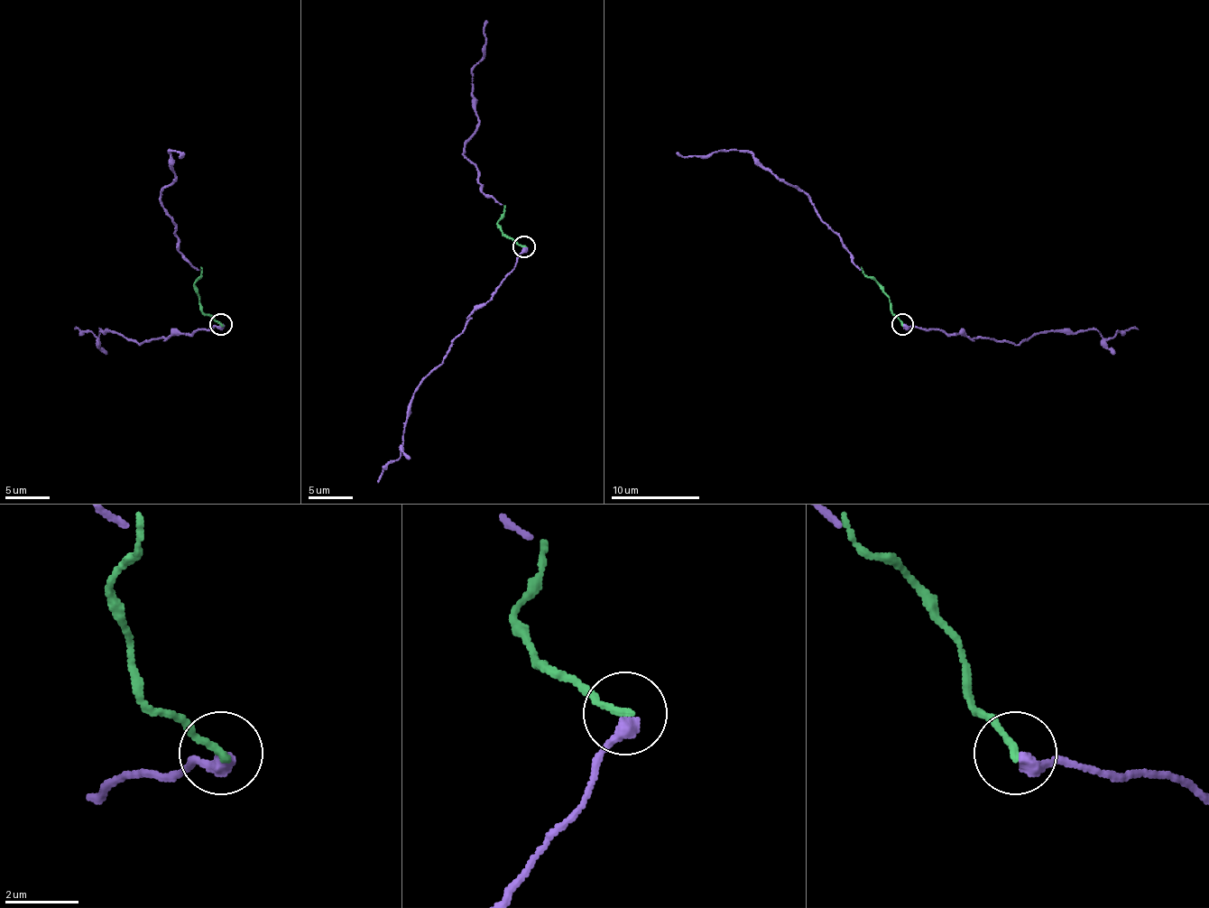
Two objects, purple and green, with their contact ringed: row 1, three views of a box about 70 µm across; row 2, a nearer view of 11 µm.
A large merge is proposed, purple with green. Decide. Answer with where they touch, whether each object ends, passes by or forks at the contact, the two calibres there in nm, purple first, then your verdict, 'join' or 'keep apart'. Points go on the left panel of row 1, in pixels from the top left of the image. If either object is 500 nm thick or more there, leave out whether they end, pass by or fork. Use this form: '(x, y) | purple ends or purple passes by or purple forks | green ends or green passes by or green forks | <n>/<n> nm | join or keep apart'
(221, 324) | purple ends | green ends | 400/200 nm | join

